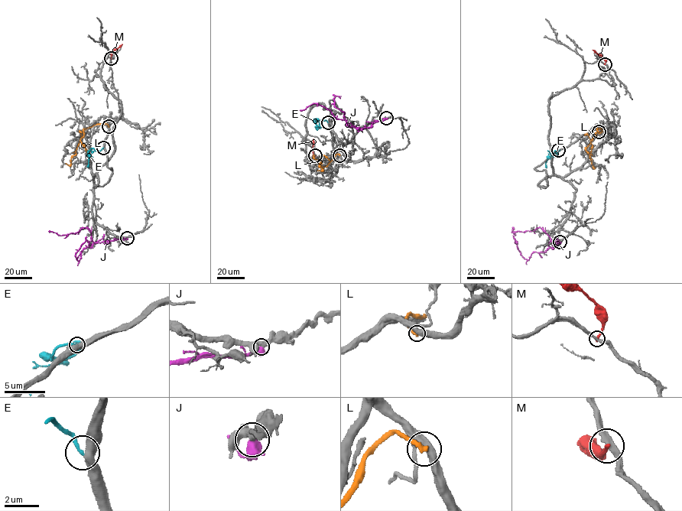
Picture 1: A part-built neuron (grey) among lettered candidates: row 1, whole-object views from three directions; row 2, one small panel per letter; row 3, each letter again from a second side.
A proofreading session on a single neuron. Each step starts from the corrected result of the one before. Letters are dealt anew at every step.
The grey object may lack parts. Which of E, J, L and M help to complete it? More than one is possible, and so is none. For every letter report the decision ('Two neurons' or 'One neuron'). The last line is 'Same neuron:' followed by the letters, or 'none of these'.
E: One neuron
J: Two neurons
L: Two neurons
M: Two neurons
Same neuron: E

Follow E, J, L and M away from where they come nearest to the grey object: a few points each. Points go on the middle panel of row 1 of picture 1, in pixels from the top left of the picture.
E: (328, 122), (323, 121), (320, 127), (317, 128), (316, 120), (318, 119)
J: (386, 118), (374, 122), (369, 127), (356, 128), (346, 120), (336, 118), (329, 110), (316, 103), (300, 110)
L: (339, 155), (336, 154), (326, 167), (320, 166), (319, 161), (323, 170), (317, 170)
M: (315, 155), (312, 151), (313, 139)

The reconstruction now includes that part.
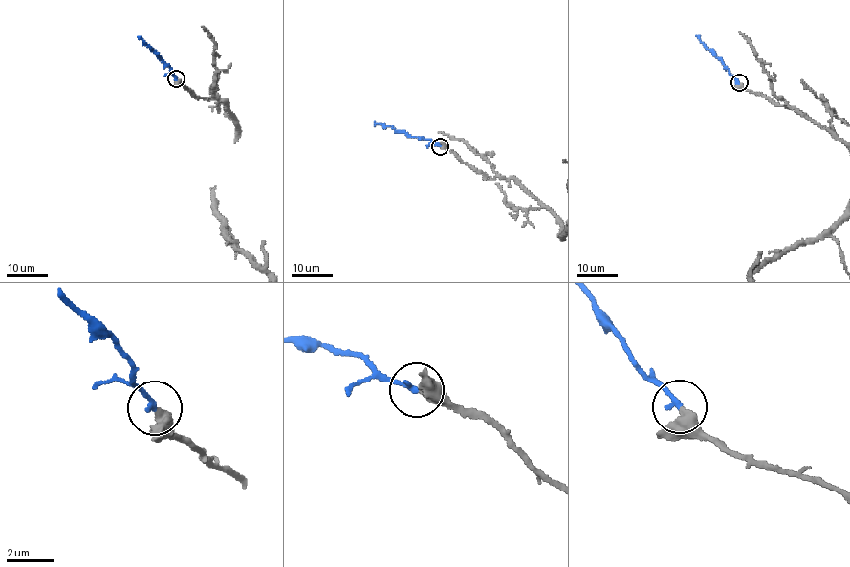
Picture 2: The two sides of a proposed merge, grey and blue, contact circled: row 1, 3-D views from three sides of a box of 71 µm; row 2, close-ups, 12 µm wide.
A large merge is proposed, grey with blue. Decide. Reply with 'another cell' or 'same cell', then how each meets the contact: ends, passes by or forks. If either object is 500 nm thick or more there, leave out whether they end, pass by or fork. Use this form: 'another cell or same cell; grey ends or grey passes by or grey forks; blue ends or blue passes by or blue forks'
same cell; grey passes by; blue ends

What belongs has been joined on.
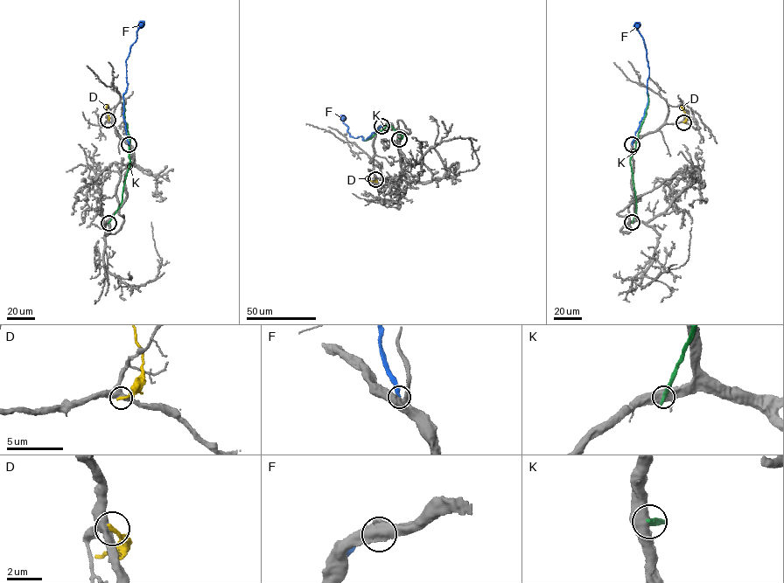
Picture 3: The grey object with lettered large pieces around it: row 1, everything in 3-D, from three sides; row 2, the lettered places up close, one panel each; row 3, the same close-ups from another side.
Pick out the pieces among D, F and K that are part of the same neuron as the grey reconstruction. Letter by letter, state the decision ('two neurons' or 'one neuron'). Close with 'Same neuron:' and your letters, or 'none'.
D: two neurons
F: two neurons
K: two neurons
Same neuron: none

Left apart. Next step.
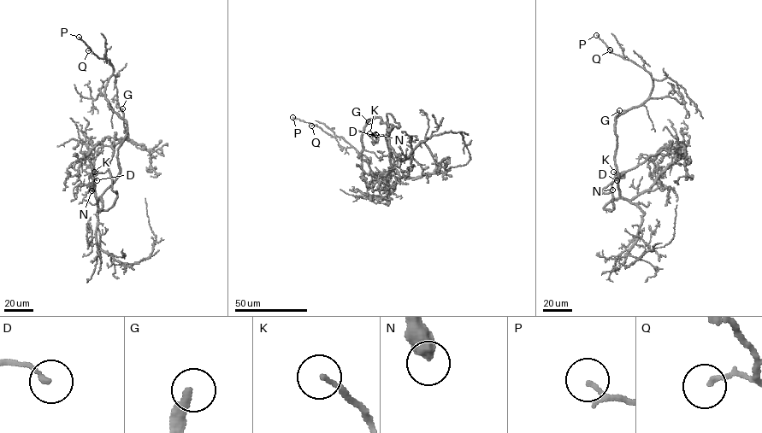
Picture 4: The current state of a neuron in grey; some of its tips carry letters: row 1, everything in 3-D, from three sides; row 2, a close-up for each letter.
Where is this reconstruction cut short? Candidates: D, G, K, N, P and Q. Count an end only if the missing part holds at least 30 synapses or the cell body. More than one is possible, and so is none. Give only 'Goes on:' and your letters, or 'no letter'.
Goes on: G

